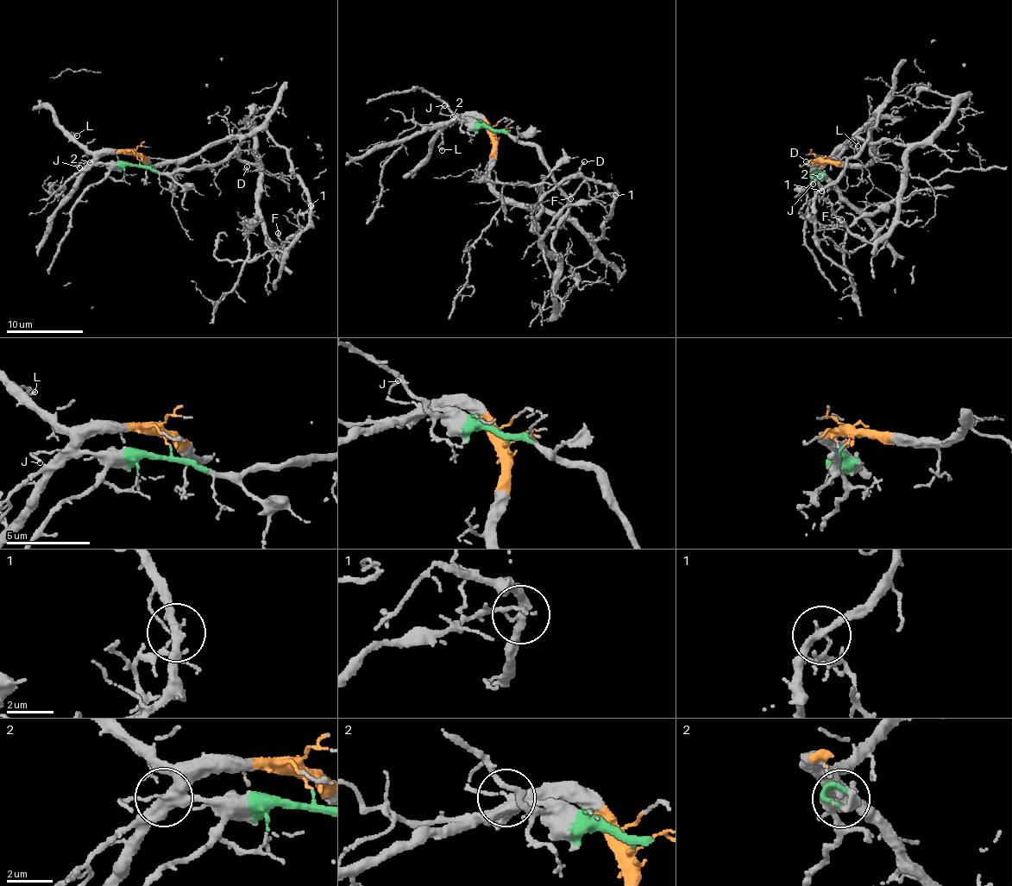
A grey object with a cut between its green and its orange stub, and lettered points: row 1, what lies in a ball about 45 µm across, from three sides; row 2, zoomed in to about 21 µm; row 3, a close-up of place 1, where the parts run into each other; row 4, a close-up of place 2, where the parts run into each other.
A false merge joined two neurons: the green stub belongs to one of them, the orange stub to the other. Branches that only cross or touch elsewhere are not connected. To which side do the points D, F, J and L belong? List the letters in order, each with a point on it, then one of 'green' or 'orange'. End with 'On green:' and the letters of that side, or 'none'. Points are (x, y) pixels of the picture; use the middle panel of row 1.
D: (584, 161) | orange
F: (570, 198) | orange
J: (444, 105) | green
L: (442, 150) | orange
On green: J

